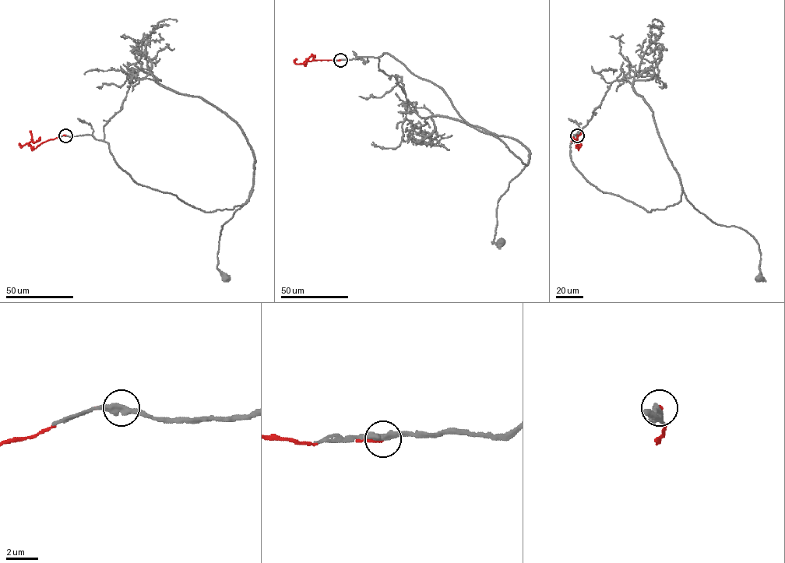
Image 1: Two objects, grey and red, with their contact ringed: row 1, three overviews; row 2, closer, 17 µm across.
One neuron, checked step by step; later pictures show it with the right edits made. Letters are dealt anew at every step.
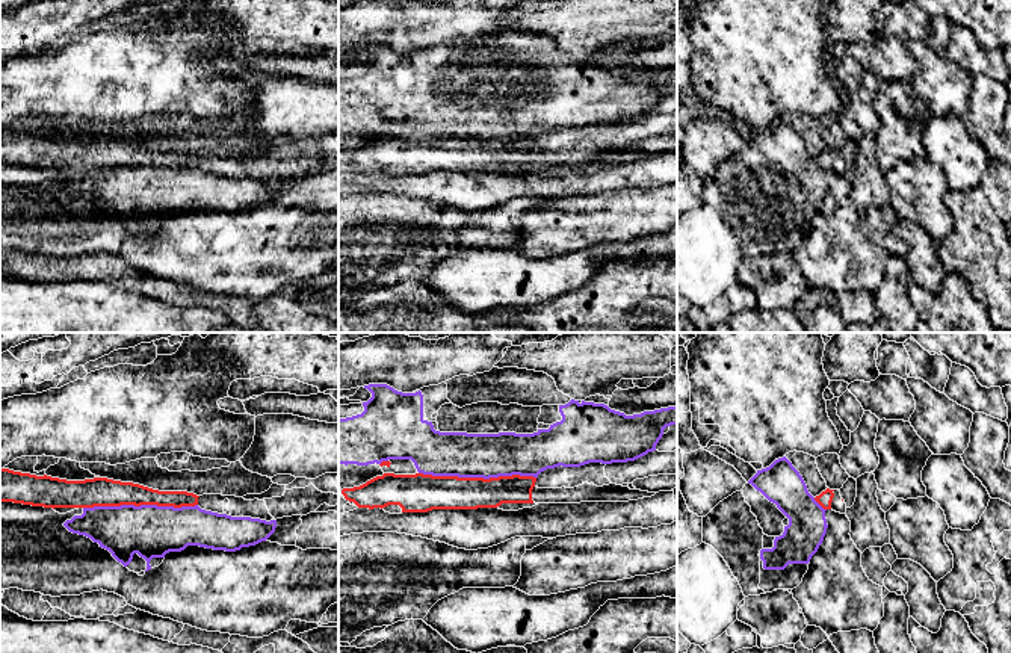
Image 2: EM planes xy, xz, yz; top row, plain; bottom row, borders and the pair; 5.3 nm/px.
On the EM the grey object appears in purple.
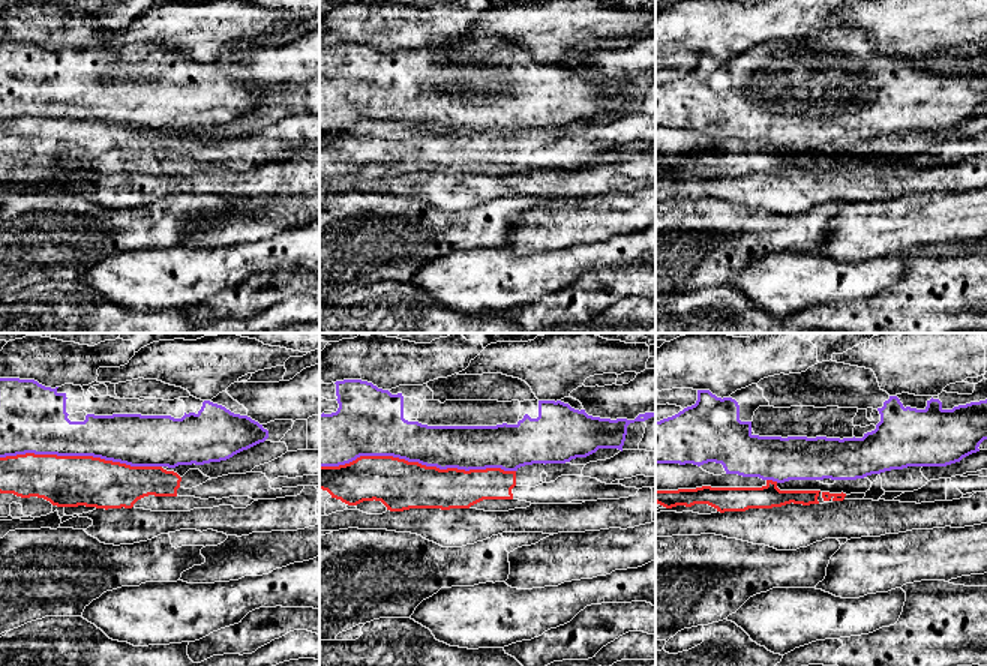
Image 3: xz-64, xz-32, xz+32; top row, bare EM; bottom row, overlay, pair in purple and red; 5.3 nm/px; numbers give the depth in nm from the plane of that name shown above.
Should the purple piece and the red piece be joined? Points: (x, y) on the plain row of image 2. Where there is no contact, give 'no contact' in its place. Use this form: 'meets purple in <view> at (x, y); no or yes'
meets purple in xz at (478, 138); no

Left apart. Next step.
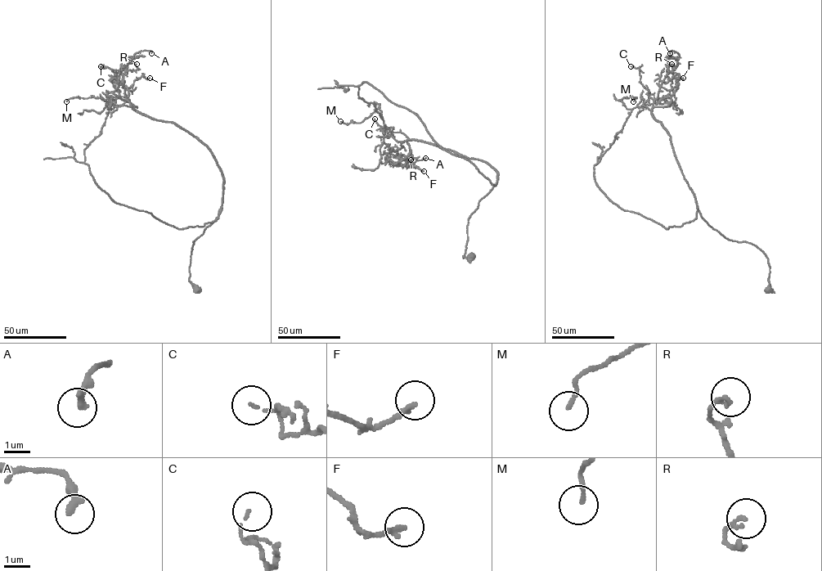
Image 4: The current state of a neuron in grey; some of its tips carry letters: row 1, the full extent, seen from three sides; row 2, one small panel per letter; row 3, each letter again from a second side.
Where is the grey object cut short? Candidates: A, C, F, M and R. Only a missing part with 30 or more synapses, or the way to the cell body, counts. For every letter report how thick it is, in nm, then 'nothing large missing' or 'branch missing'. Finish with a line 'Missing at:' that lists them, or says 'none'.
A: 320 nm | nothing large missing
C: 90 nm | nothing large missing
F: 190 nm | nothing large missing
M: 140 nm | nothing large missing
R: 160 nm | nothing large missing
Missing at: none

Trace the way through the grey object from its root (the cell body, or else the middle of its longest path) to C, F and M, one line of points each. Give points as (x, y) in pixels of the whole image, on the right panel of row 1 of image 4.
C: (768, 289), (765, 254), (725, 238), (701, 216), (671, 137), (653, 116), (640, 68), (631, 66)
F: (768, 289), (768, 258), (702, 218), (671, 137), (653, 116), (683, 78)
M: (768, 289), (765, 254), (698, 207), (666, 228), (598, 186), (594, 166), (631, 110), (621, 100), (633, 101)

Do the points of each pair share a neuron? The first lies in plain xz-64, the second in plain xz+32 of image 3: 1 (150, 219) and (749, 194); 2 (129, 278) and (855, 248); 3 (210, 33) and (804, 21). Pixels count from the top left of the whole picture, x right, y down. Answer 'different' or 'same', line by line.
1: different
2: different
3: different

